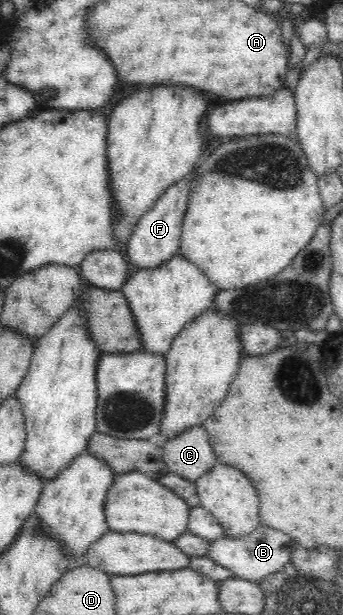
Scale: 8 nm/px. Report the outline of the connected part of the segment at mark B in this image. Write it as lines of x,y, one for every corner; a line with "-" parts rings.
262,526
241,538
222,536
212,540
208,545
206,556
230,570
232,577
256,582
282,569
286,563
290,562
290,545
293,543
294,541
286,535
286,532

